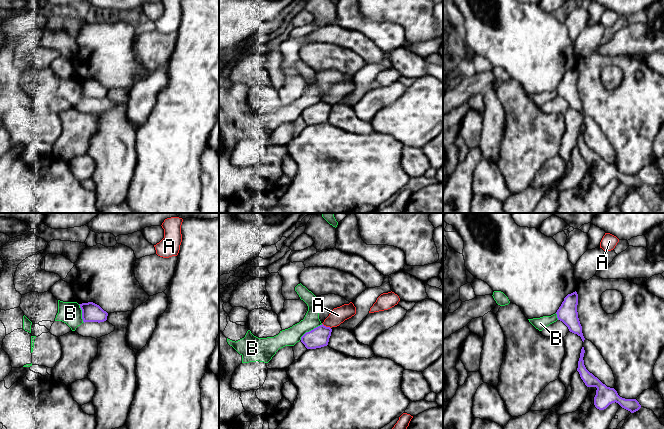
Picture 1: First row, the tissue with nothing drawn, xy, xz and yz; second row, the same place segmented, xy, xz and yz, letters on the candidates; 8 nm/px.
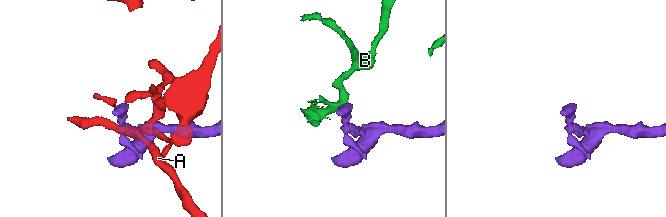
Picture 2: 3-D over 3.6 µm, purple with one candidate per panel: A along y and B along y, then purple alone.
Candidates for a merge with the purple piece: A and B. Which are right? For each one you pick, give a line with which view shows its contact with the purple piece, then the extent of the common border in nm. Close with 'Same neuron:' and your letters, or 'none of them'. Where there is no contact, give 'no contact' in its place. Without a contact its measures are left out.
Same neuron: none of them

